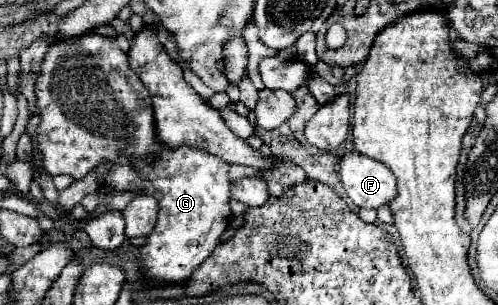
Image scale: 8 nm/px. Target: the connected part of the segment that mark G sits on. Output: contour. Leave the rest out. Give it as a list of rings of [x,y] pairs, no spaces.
[[[88,33],[50,45],[42,63],[42,71],[36,79],[34,93],[40,125],[36,127],[36,139],[32,139],[32,143],[36,143],[36,151],[42,155],[44,169],[50,175],[70,175],[72,179],[82,179],[90,171],[96,171],[102,161],[108,161],[112,163],[112,167],[104,177],[98,179],[100,185],[108,185],[116,191],[138,191],[144,195],[152,195],[160,205],[160,213],[158,223],[140,251],[138,267],[142,287],[186,283],[194,269],[220,243],[220,237],[232,217],[228,205],[230,163],[206,153],[206,149],[198,145],[180,145],[178,149],[170,149],[162,145],[162,141],[158,141],[150,93],[142,85],[140,77],[130,69],[126,53],[110,37]]]

